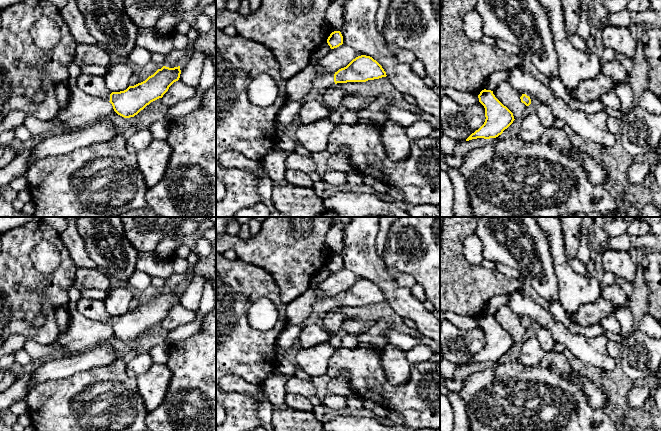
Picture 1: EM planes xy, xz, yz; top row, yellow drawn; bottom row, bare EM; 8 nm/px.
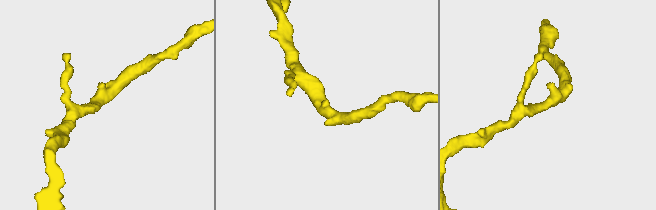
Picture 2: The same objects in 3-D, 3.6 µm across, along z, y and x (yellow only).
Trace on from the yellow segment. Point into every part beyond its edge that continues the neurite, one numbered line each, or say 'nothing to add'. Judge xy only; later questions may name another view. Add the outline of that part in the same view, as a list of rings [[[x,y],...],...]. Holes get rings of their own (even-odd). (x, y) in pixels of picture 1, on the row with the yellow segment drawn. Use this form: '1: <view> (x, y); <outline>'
1: xy (95, 86); [[[81,73],[76,78],[76,85],[88,95],[110,101],[112,92],[106,87],[104,77]]]

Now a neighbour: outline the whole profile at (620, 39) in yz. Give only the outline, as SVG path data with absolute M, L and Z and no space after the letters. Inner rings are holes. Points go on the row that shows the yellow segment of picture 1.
M606 26L602 30L602 41L605 47L610 47L631 60L634 59L636 43L629 28Z

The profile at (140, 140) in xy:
M142 129L126 138L126 148L129 152L137 154L147 148L153 140L149 129Z

